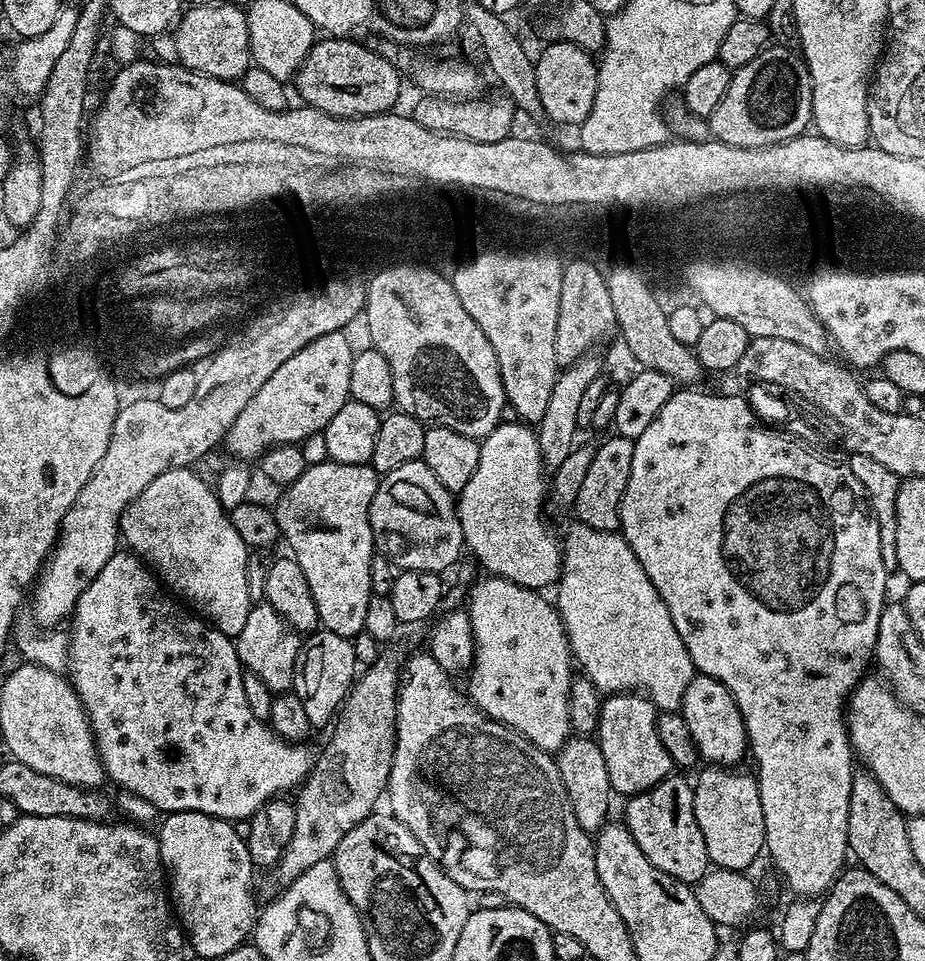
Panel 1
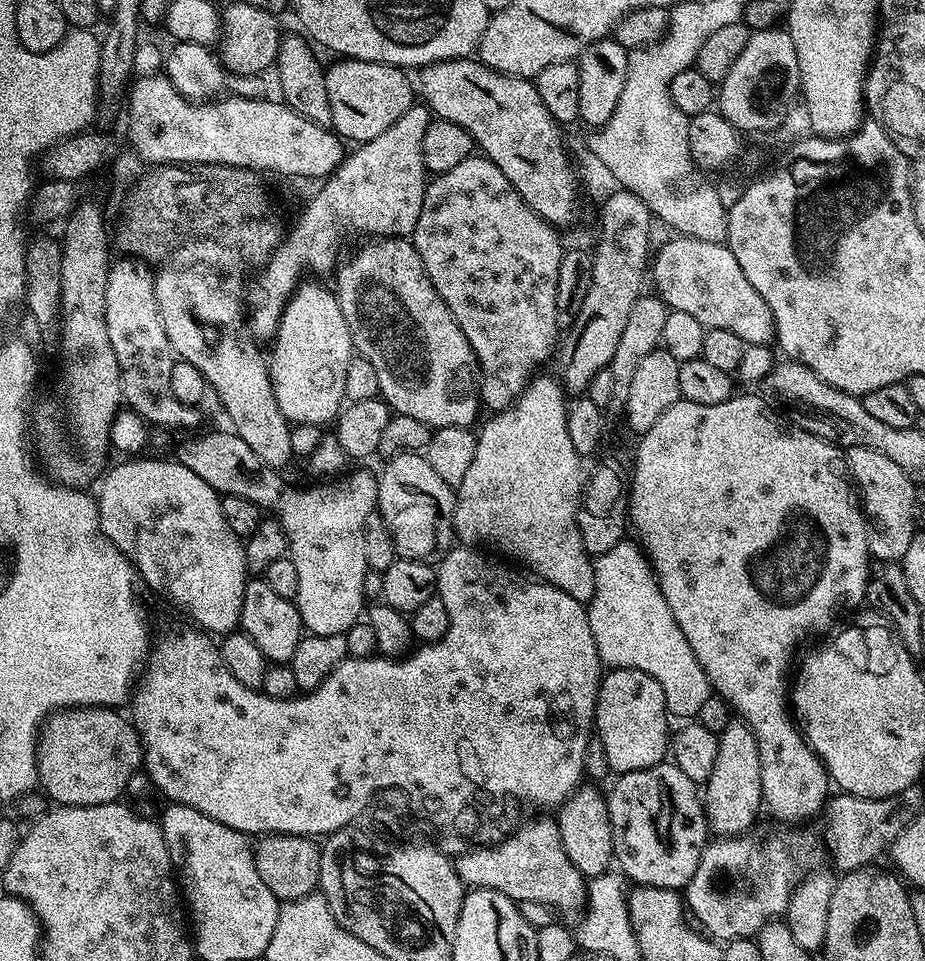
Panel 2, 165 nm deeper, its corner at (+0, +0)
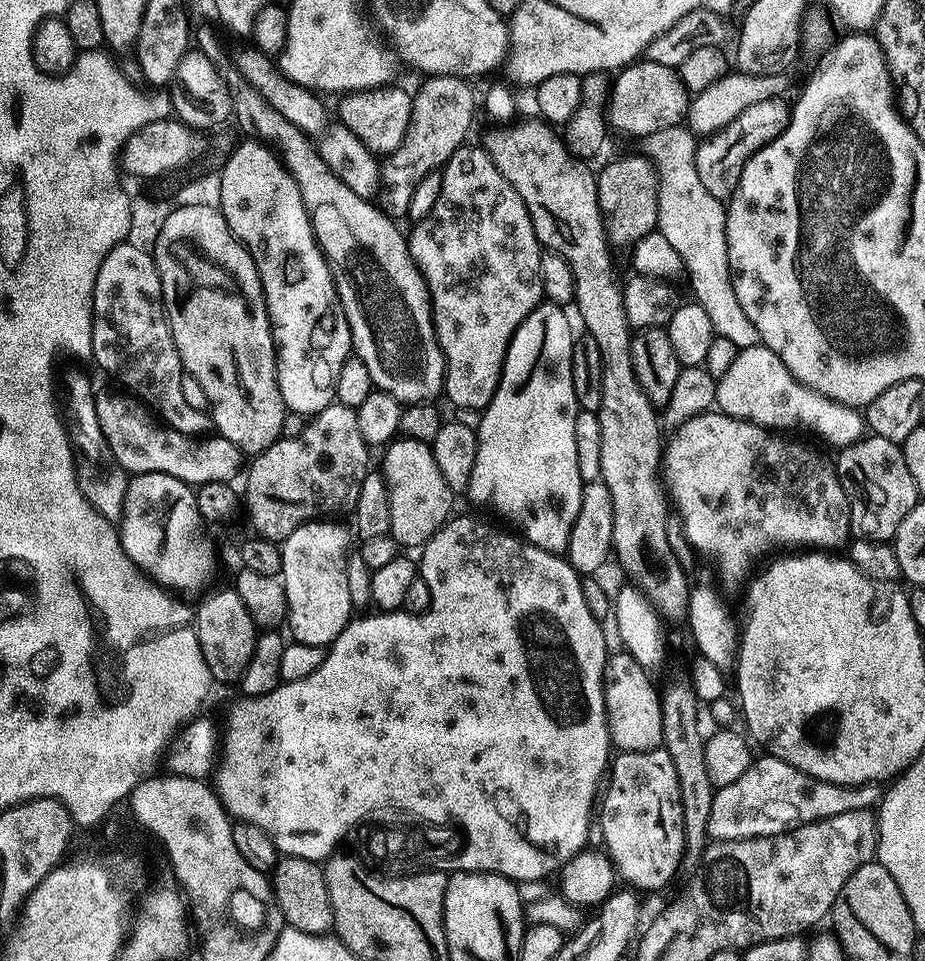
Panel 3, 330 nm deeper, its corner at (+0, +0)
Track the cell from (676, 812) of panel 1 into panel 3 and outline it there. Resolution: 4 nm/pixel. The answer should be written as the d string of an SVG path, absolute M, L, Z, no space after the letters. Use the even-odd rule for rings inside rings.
M663 746L653 752L620 752L617 757L611 761L610 775L602 792L604 805L598 808L603 847L619 879L628 883L625 885L636 890L664 888L682 868L686 851L682 802L674 762L670 762L670 754Z

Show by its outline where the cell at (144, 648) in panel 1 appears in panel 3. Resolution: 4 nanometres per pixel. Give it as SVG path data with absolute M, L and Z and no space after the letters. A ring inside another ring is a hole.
M456 514L456 515L453 515L453 516L452 516L452 517L451 517L451 518L449 518L449 520L448 520L448 521L447 521L447 522L446 522L446 523L445 523L445 524L444 524L444 525L443 525L443 526L442 526L442 527L441 527L441 528L440 528L440 529L438 529L438 531L437 531L437 532L436 532L436 533L434 533L434 535L433 535L433 536L431 536L431 537L430 537L430 538L429 538L429 539L428 539L428 543L427 543L427 544L425 544L425 545L424 545L424 547L423 547L423 549L422 549L422 551L421 551L421 552L420 552L420 553L419 553L419 556L418 556L418 560L419 560L419 563L420 563L420 564L421 564L421 565L424 565L424 564L428 564L428 573L426 573L426 579L427 579L427 581L428 581L428 585L429 585L429 586L430 586L430 594L431 594L431 595L432 595L432 606L431 606L431 608L429 608L429 609L428 609L428 611L427 611L427 612L421 612L421 613L419 613L419 614L413 614L413 613L410 613L410 612L406 612L406 611L403 611L403 610L397 610L397 611L394 611L394 612L380 612L380 613L379 613L379 614L375 614L375 615L376 615L376 616L366 616L366 617L364 617L364 618L363 618L363 619L362 619L362 620L359 620L359 618L353 618L353 619L351 619L351 620L349 620L349 621L348 621L348 624L347 624L347 626L346 626L346 627L345 627L345 628L344 628L344 629L343 629L343 630L342 630L342 634L338 634L338 638L337 638L337 639L336 639L336 640L335 640L335 642L333 642L333 643L332 643L332 644L331 644L331 645L330 645L330 647L329 647L329 648L328 648L328 649L327 649L327 651L325 651L325 653L324 653L324 661L323 661L323 662L322 662L322 666L318 666L318 670L314 670L314 674L310 674L310 678L302 678L302 679L301 679L301 680L299 680L299 681L298 681L298 682L281 682L281 683L280 683L280 685L278 685L278 686L277 686L277 688L275 688L275 689L274 689L274 690L270 690L270 694L262 694L262 695L261 695L261 696L244 696L244 697L243 697L243 698L239 698L239 699L240 699L240 700L236 700L236 701L234 701L234 702L233 702L233 704L232 704L232 709L230 709L230 710L229 710L229 712L228 712L228 717L226 717L226 718L225 718L225 720L224 720L224 740L223 740L223 736L222 736L222 743L221 743L221 744L220 744L220 745L219 745L219 748L218 748L218 759L217 759L217 760L216 760L216 761L215 761L215 764L214 764L214 776L215 776L215 772L216 772L216 784L215 784L215 783L214 783L214 791L215 791L215 794L216 794L216 796L217 796L217 798L218 798L218 799L219 799L219 800L220 800L220 804L221 804L221 805L222 805L222 807L223 807L223 808L225 808L225 810L226 810L226 811L227 811L227 812L228 812L228 814L229 814L229 817L231 817L231 819L232 819L232 820L233 820L233 821L236 821L236 822L239 822L239 820L241 820L241 822L242 822L242 823L244 823L244 824L253 824L253 826L254 826L254 827L256 827L256 828L261 828L261 830L262 830L262 831L264 831L264 832L265 832L265 834L266 834L266 835L268 835L268 836L269 836L269 838L270 838L270 839L272 839L272 844L273 844L273 846L274 846L274 847L276 847L276 848L277 848L277 850L278 850L278 851L277 851L277 853L280 853L280 854L283 854L283 855L285 855L285 856L297 856L297 857L298 857L298 858L306 858L306 859L307 859L307 860L315 860L315 861L317 861L317 862L324 862L324 861L327 861L327 859L328 859L328 857L329 857L329 856L331 856L331 855L333 855L333 853L335 853L335 852L336 852L336 851L337 851L337 848L338 848L338 846L337 846L337 844L336 844L336 836L340 836L340 832L344 832L344 828L348 828L348 824L352 824L352 820L356 820L356 816L364 816L364 812L368 812L368 808L376 808L376 804L384 804L384 800L396 800L396 804L404 804L404 808L416 808L416 812L424 812L424 816L432 816L432 820L452 820L452 816L456 816L456 820L464 820L464 828L468 828L468 836L472 836L472 844L468 844L468 852L464 852L464 860L460 860L460 864L461 864L461 865L462 865L462 872L494 872L494 873L496 873L496 875L498 875L498 876L507 876L507 877L508 877L508 879L509 879L509 880L511 880L511 881L513 881L513 882L521 882L521 881L520 881L520 880L540 880L540 879L542 879L542 878L543 878L543 876L548 876L548 875L550 875L550 874L551 874L551 872L552 872L552 875L553 875L553 874L556 874L556 873L559 873L559 871L560 871L560 869L561 869L561 868L563 868L563 866L564 866L564 864L565 864L565 862L566 862L566 861L567 861L567 860L569 860L569 859L570 859L570 858L574 858L574 857L575 857L575 856L577 856L577 854L579 854L579 853L580 853L580 851L581 851L581 850L582 850L582 849L583 849L583 848L584 848L584 847L585 847L585 845L587 845L587 844L584 844L584 843L586 843L586 842L587 842L587 840L588 840L588 819L590 819L590 818L591 818L591 816L592 816L592 819L593 819L593 816L594 816L594 804L593 804L593 808L592 808L592 799L594 799L594 798L595 798L595 796L596 796L596 799L597 799L597 796L598 796L598 789L599 789L599 788L600 788L600 787L601 787L601 784L602 784L602 777L603 777L603 776L604 776L604 775L605 775L605 772L606 772L606 769L607 769L607 768L608 768L608 767L609 767L609 764L610 764L610 755L609 755L609 756L608 756L608 752L609 752L609 753L610 753L610 741L609 741L609 739L608 739L608 709L607 709L607 708L605 708L605 706L604 706L604 664L605 664L605 662L607 662L607 661L608 661L608 657L609 657L609 655L610 655L610 653L609 653L609 651L608 651L608 649L607 649L607 648L605 648L605 646L604 646L604 629L603 629L603 628L601 628L601 626L600 626L600 623L599 623L599 622L597 622L597 620L596 620L596 619L595 619L595 618L594 618L594 614L590 614L590 606L586 606L586 598L585 598L585 597L584 597L584 586L583 586L583 583L582 583L582 576L581 576L581 573L578 573L578 572L575 572L575 570L574 570L574 569L573 569L573 568L572 568L572 565L571 565L571 564L569 564L569 563L568 563L568 561L567 561L567 559L565 559L565 557L564 557L564 556L563 556L563 555L560 555L560 554L557 554L557 553L555 553L555 552L547 552L547 551L546 551L546 550L542 550L542 549L541 549L541 548L538 548L538 547L536 547L536 545L534 545L534 544L529 544L529 543L528 543L528 541L527 541L527 540L525 540L525 539L523 539L523 538L521 538L521 537L520 537L520 536L519 536L519 535L516 535L516 534L513 534L513 533L512 533L512 532L511 532L511 531L508 531L508 532L503 532L503 530L502 530L502 529L500 529L500 528L495 528L495 526L494 526L494 525L492 525L492 524L487 524L487 522L486 522L486 521L484 521L484 520L475 520L475 518L474 518L474 517L472 517L472 516L459 516L459 514Z

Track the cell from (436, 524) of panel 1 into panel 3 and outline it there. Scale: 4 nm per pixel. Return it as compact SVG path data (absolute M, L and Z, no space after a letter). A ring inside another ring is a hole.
M396 438L383 449L383 452L382 475L388 483L390 498L390 526L392 527L390 536L401 549L423 549L428 539L453 515L454 494L442 479L442 473L434 463L434 454L429 445L417 440Z

